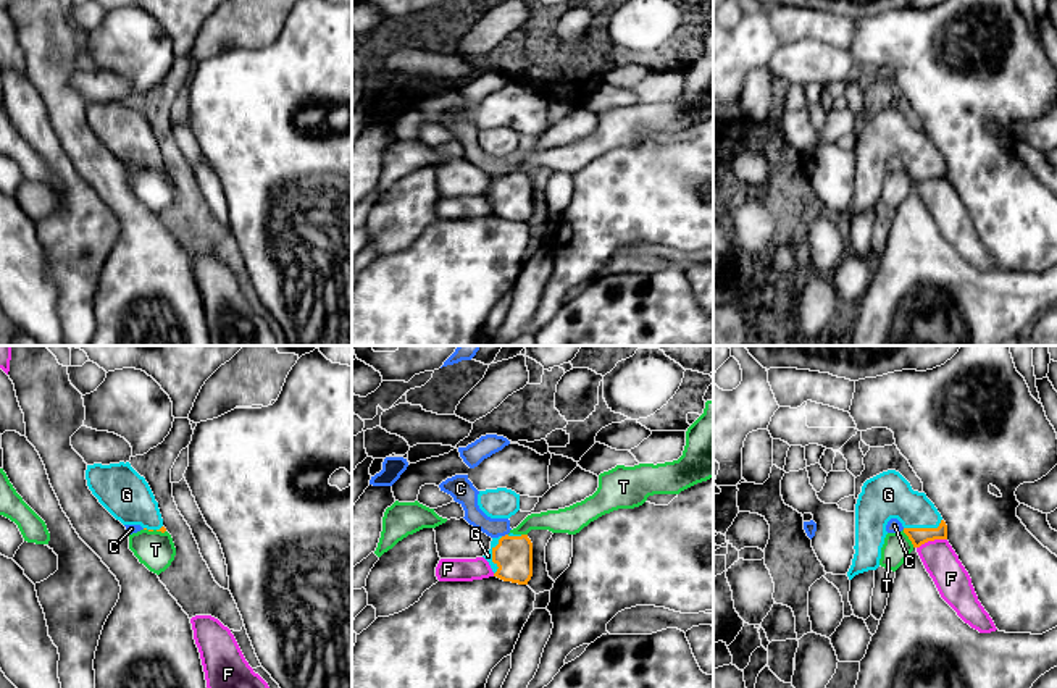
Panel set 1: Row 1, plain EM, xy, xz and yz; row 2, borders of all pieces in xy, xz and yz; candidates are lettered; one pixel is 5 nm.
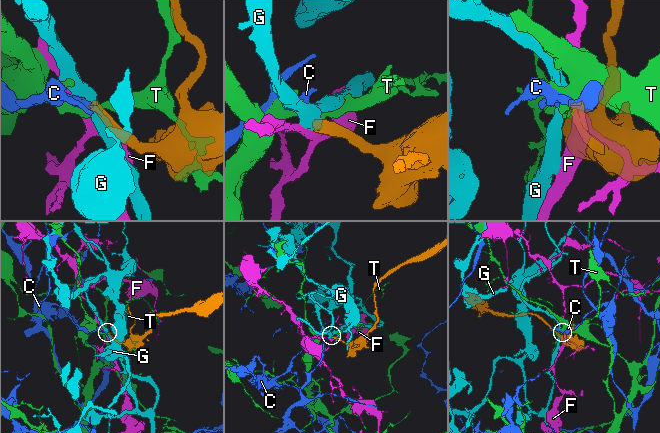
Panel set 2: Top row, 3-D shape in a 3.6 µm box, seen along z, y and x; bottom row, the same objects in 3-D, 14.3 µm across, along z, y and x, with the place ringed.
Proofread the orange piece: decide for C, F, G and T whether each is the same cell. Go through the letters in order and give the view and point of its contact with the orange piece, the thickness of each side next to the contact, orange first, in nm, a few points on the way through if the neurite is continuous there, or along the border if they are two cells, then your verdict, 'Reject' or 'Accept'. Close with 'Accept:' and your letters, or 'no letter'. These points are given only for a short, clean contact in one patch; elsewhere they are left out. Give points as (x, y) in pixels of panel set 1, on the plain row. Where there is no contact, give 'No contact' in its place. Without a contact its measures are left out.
C: Touches orange at xz (505, 173). Thickness 190 nm (orange) against 100 nm. Boundary: xz (507, 172), (502, 175). Reject
F: Touches orange at yz (931, 178). Thickness 90 nm (orange) against 170 nm. Reject
G: Touches orange at yz (923, 167). Thickness 90 nm (orange) against 220 nm. Path across: yz (919, 175), (923, 167), (888, 133). Accept
T: Touches orange at yz (909, 176). Thickness 90 nm (orange) against 140 nm. Boundary: yz (902, 168), (914, 184). Reject
Accept: G

